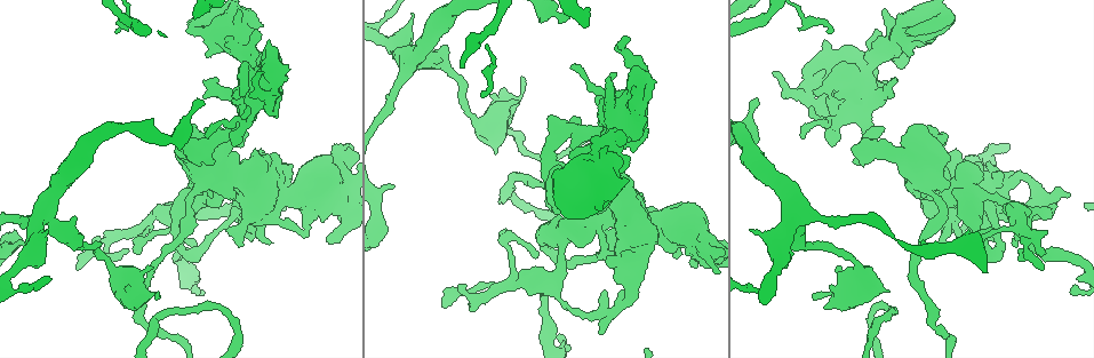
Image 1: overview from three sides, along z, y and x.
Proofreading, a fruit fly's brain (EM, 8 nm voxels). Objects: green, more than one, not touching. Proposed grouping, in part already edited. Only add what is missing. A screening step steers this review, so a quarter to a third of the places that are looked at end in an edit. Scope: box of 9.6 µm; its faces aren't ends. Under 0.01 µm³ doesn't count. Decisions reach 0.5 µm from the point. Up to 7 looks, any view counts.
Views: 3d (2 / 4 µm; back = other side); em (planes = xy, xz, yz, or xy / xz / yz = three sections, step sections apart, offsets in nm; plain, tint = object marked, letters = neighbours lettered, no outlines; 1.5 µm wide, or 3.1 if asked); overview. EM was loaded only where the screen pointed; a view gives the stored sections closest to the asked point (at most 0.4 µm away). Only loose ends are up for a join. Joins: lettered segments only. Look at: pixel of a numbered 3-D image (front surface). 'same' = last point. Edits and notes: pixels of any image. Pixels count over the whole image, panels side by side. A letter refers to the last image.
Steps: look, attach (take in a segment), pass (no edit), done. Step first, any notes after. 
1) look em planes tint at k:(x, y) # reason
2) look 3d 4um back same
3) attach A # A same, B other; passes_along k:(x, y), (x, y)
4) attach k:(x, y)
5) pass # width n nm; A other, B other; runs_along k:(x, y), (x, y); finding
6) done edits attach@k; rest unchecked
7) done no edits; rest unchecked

look em planes tint at 1:(1012, 245) # stops while still wide

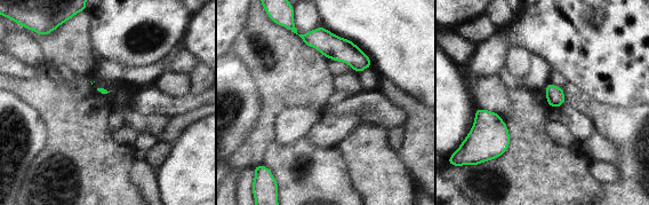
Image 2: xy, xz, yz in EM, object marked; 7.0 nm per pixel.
look em planes letters same # what lies round it

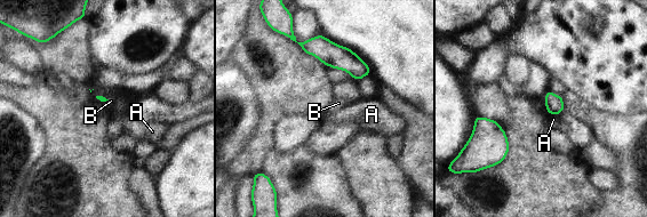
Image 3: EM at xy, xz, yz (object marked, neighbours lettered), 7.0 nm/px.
pass # A other, B other; border 3:(549, 113), (558, 115); none of them fits

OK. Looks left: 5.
look 3d 2um at 1:(774, 71) # branch stops here

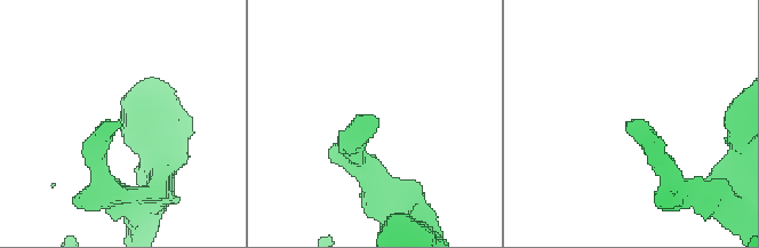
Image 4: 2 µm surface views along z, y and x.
look em xy step 4 tint at 4:(631, 123) # now the EM

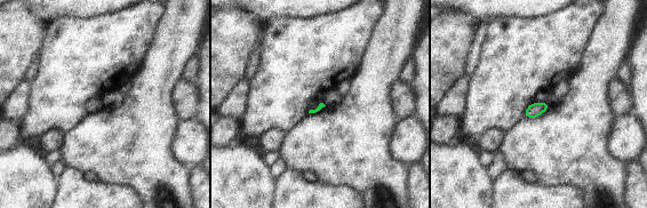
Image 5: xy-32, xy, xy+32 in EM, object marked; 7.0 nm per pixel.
look em planes letters same

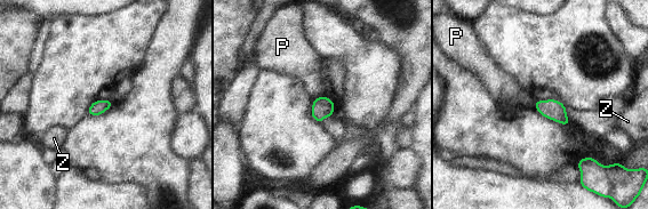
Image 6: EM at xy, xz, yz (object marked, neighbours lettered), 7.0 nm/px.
pass # P other, Z other; border 6:(324, 95), (314, 98); no lettered segment goes on from it

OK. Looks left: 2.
look em planes letters at 1:(755, 100) # branch stops here

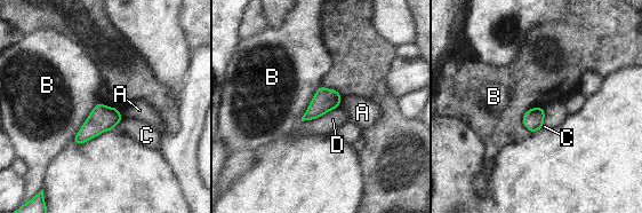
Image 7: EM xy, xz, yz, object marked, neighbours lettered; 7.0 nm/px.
pass # A other, B other, C other, D other; none of them fits

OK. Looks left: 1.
done no edits; rest unchecked

